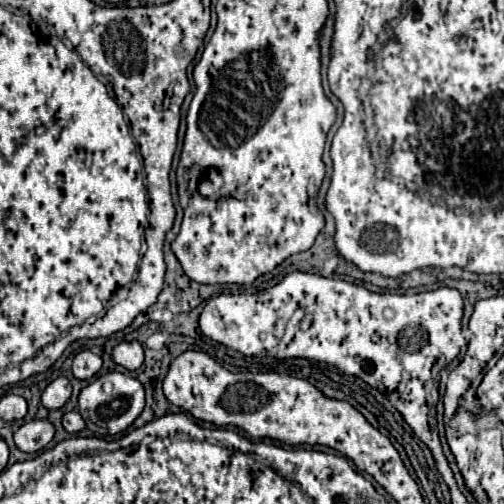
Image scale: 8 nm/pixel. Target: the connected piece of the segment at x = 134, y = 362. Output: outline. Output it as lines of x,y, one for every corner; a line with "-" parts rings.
123,341
113,349
113,361
123,365
129,371
135,371
143,365
143,347
139,341

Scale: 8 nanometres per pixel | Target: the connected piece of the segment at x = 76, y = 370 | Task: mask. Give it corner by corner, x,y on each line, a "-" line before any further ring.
81,351
73,359
73,375
77,379
91,379
103,367
103,359
91,351

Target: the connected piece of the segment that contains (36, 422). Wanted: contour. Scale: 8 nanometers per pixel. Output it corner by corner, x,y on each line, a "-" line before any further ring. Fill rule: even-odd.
33,419
33,421
27,421
25,425
21,425
15,431
13,439
21,451
35,453
35,451
45,449
47,443
53,439
53,435
55,435
55,427
49,419

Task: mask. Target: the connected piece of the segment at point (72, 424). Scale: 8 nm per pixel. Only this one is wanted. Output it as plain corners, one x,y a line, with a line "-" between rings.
71,411
63,415
63,427
69,433
79,433
81,429
85,429
85,419
81,417
79,411

